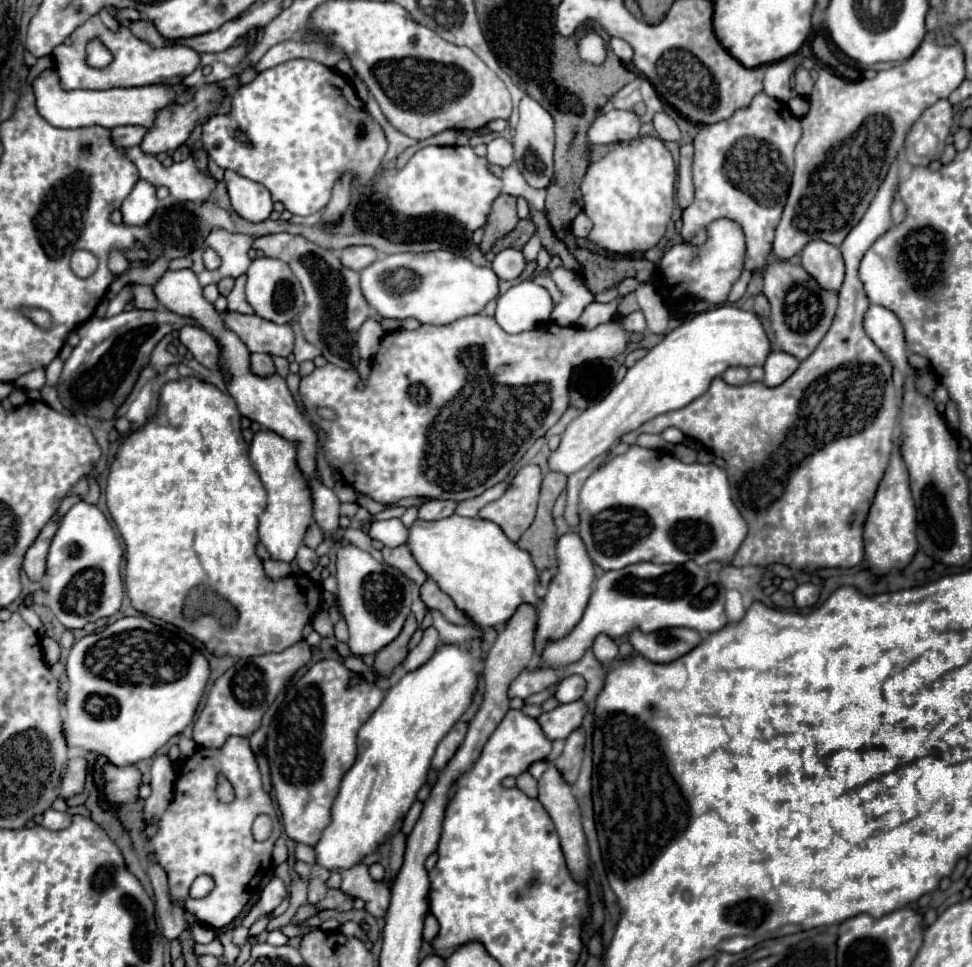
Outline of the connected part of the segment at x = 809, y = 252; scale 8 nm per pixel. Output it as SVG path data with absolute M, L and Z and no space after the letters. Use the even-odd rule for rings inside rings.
M823 241L809 243L801 251L801 265L819 283L823 291L839 293L845 277L845 267L839 247Z

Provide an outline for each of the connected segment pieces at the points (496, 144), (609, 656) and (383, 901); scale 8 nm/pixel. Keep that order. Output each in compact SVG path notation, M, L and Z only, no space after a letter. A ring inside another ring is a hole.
M503 137L493 139L487 145L487 161L495 163L495 165L501 165L501 167L511 165L513 163L513 145Z
M599 635L593 643L593 653L603 665L609 665L617 659L619 649L617 649L617 643L609 635Z
M359 863L347 871L339 871L343 877L341 889L351 897L361 897L365 901L365 909L373 917L383 917L389 907L389 889L381 881L373 881L369 875L369 867Z

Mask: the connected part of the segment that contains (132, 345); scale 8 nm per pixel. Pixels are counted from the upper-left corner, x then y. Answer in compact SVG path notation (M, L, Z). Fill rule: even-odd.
M167 309L157 311L123 311L110 319L91 317L79 326L80 342L63 365L57 381L57 395L67 411L73 415L113 419L117 409L133 391L139 373L149 365L155 345L171 331L181 329L185 323L195 325L193 319L175 315ZM127 323L127 327L123 327Z

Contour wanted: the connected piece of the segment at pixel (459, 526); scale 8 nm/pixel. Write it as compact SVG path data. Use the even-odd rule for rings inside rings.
M459 515L435 523L415 521L409 529L407 545L421 569L435 579L441 591L455 601L455 607L481 629L505 625L523 603L533 607L541 603L535 591L539 579L531 555L509 541L501 527L491 521Z

